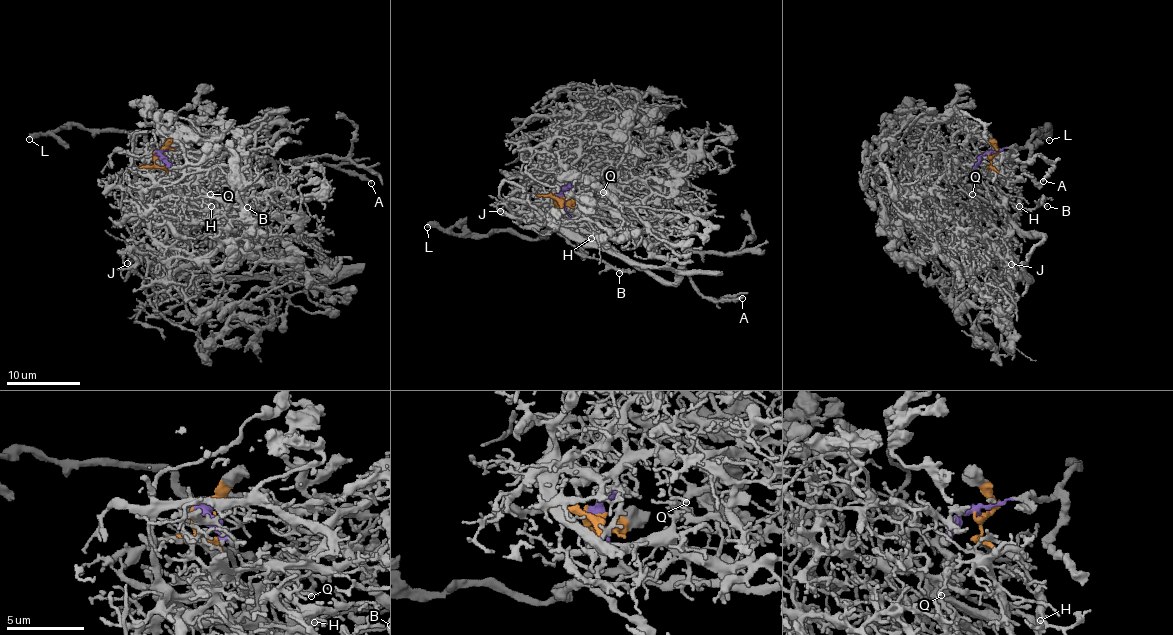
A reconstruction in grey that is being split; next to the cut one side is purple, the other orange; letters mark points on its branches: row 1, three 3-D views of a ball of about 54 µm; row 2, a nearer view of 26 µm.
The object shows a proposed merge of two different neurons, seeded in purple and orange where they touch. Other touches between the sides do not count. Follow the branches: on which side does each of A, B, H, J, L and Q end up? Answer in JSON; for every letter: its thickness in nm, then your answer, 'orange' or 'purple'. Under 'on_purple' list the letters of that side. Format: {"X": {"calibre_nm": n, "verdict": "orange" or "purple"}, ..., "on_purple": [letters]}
{"A": {"calibre_nm": 240, "verdict": "purple"}, "B": {"calibre_nm": 190, "verdict": "orange"}, "H": {"calibre_nm": 170, "verdict": "orange"}, "J": {"calibre_nm": 200, "verdict": "orange"}, "L": {"calibre_nm": 400, "verdict": "purple"}, "Q": {"calibre_nm": 200, "verdict": "orange"}, "on_purple": ["A", "L"]}

